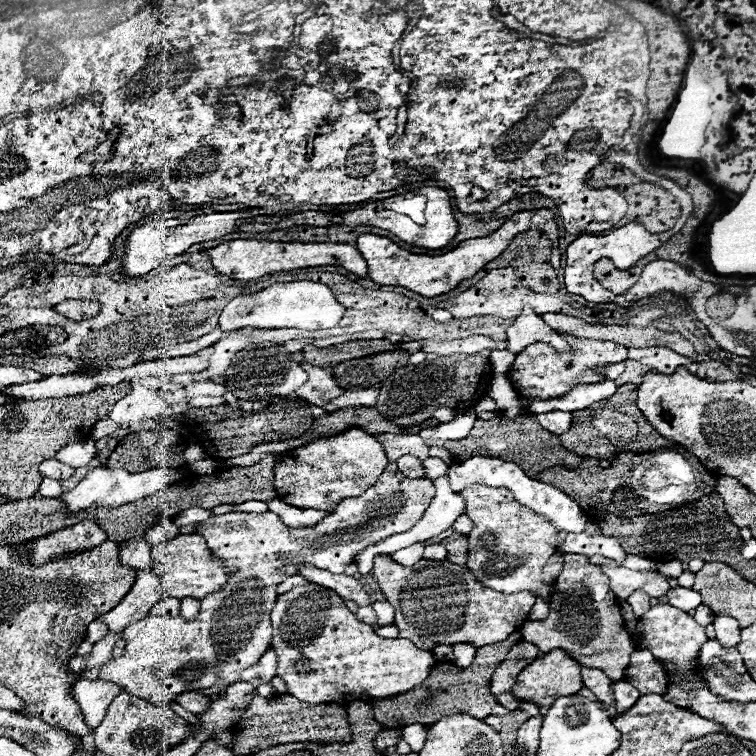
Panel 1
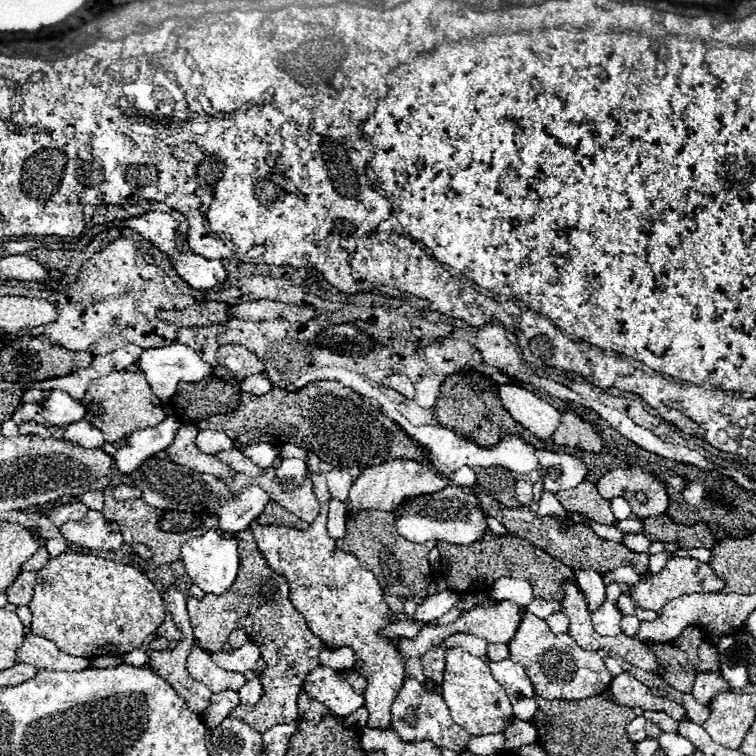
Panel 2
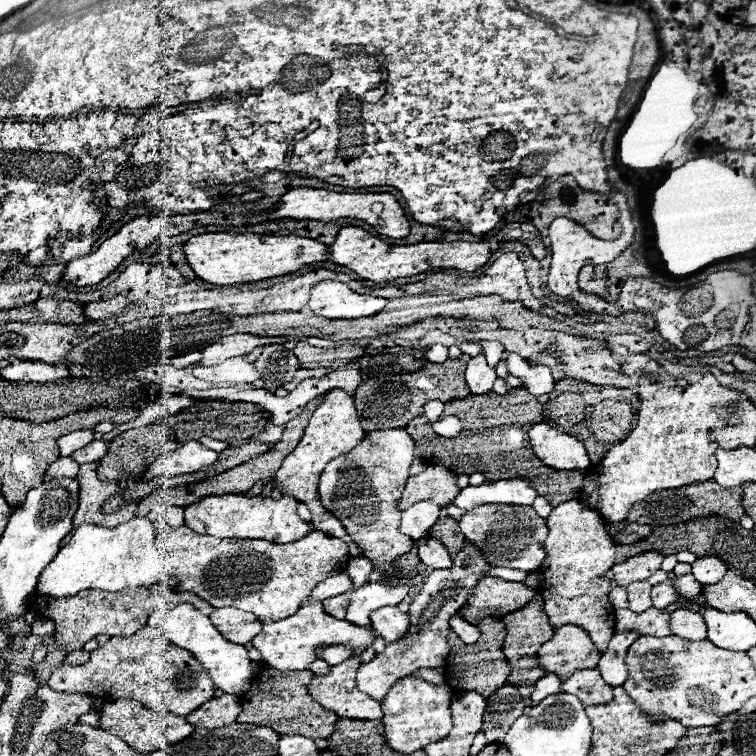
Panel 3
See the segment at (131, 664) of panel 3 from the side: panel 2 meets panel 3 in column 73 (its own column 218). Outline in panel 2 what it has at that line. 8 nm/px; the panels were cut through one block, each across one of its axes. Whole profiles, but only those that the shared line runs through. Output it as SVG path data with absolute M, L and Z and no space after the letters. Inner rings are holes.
M192 646L186 658L186 670L188 674L192 674L192 678L204 682L212 692L238 690L246 682L242 674L222 670L216 662L212 662L212 658L200 646Z

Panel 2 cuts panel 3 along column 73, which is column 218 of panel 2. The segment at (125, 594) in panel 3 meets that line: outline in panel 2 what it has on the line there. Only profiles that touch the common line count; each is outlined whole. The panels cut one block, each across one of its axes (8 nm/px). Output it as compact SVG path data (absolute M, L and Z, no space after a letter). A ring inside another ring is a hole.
M244 530L240 534L236 534L236 540L238 540L238 554L240 554L240 570L238 570L238 576L236 576L236 582L220 596L214 596L214 594L206 594L206 598L200 602L200 608L190 608L190 598L188 598L188 616L190 616L190 624L192 624L192 630L194 630L194 638L198 640L200 648L206 650L206 652L218 652L222 650L222 646L226 644L228 640L228 634L236 628L244 630L244 634L248 634L248 640L254 642L262 652L262 658L266 662L266 668L262 670L260 674L260 684L264 686L264 698L256 704L256 706L238 706L236 710L232 710L232 718L240 718L244 722L250 722L252 728L260 730L260 734L264 730L268 730L268 726L280 726L280 724L288 724L288 722L294 722L298 718L298 694L302 690L302 684L304 684L304 678L308 676L308 670L314 670L320 662L318 662L318 656L320 656L320 650L322 650L322 640L316 638L310 630L308 630L308 624L304 620L304 616L294 608L294 604L290 602L290 588L288 588L288 582L284 576L280 576L278 572L274 572L264 556L260 554L256 542L254 542L254 536L250 530Z

